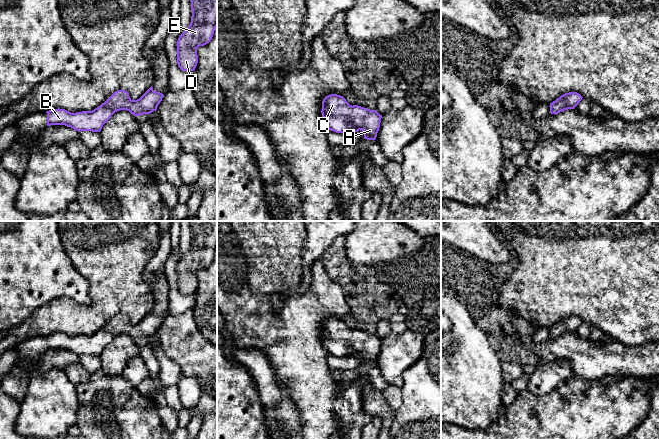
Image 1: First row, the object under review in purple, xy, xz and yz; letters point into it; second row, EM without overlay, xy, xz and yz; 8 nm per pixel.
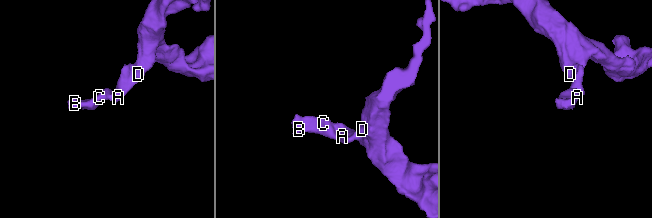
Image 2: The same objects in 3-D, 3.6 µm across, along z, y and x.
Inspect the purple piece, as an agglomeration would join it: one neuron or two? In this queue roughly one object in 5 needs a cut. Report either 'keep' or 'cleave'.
keep

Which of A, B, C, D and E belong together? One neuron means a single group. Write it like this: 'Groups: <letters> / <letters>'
Groups: A B C D E

